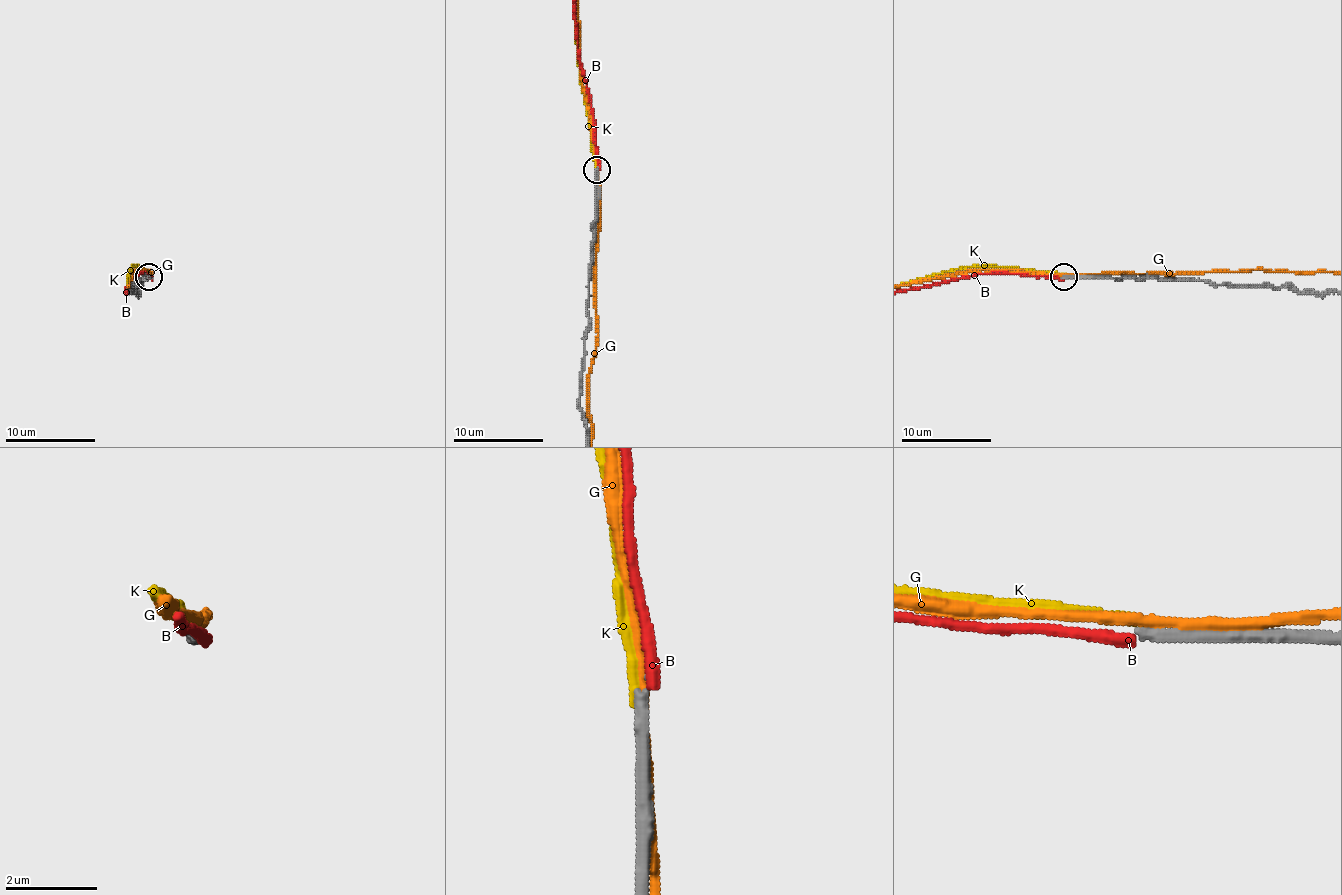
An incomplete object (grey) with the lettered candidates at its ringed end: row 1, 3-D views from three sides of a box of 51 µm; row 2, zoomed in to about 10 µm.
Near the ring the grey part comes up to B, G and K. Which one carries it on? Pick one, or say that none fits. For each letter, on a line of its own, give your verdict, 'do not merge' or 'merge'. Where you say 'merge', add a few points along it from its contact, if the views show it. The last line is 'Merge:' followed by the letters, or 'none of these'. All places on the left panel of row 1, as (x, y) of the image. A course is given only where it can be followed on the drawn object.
B: do not merge
G: do not merge
K: do not merge
Merge: none of these

